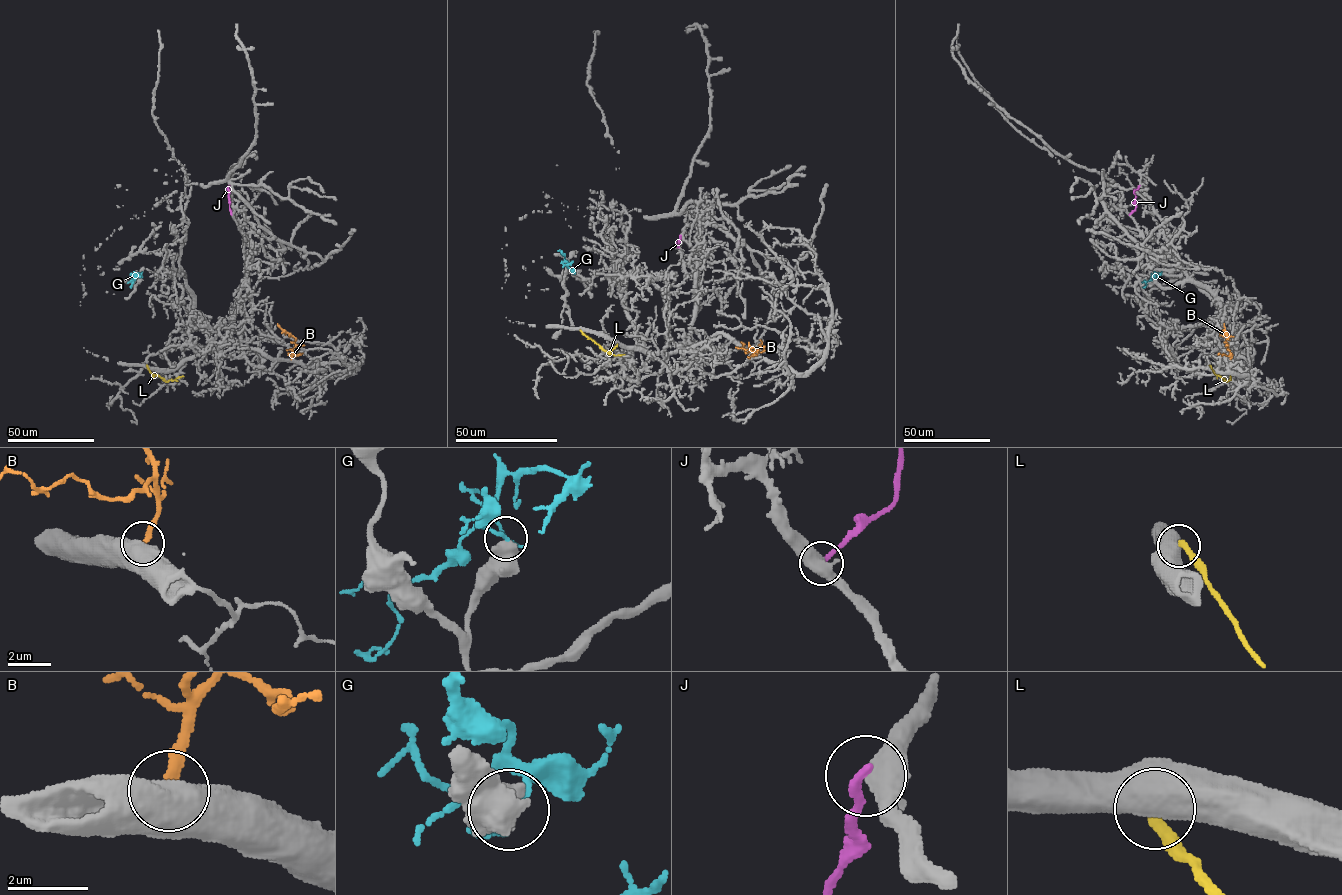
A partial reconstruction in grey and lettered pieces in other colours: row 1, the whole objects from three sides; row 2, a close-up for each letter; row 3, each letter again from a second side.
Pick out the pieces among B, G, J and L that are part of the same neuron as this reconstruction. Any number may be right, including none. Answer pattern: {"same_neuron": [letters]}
{"same_neuron": ["B"]}

